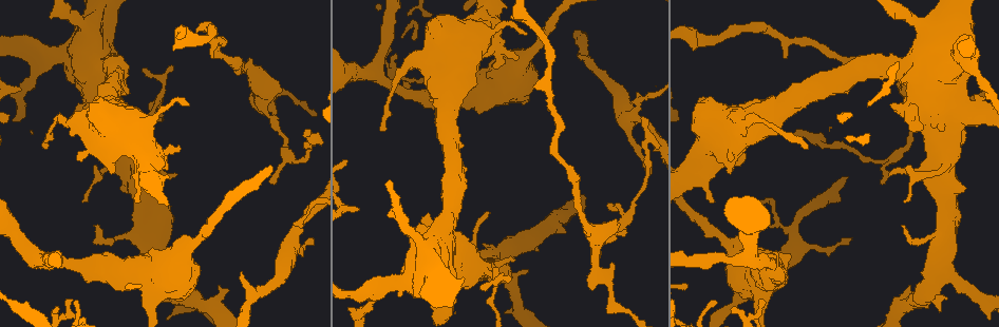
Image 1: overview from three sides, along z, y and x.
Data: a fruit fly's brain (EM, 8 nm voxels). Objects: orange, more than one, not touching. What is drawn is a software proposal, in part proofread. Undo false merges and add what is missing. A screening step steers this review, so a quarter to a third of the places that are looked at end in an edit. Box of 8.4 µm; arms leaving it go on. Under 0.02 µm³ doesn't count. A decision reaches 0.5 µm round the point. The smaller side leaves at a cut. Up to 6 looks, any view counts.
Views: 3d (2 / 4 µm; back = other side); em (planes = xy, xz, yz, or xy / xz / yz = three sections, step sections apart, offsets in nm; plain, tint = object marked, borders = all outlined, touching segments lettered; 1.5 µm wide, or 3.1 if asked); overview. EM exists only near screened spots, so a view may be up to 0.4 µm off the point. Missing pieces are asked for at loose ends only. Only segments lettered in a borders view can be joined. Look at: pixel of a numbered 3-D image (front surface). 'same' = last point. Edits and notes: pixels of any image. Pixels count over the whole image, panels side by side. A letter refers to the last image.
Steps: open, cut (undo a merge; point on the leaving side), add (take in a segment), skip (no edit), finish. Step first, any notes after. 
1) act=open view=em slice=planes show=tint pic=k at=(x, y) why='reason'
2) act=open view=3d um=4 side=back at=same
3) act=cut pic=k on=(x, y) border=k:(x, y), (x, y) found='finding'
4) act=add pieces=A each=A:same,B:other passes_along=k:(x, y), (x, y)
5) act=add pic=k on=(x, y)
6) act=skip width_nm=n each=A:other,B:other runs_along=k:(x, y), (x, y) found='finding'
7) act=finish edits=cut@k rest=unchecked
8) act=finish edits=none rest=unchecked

act=open view=em slice=planes show=tint pic=1 at=(621, 234) why='a narrow waist'

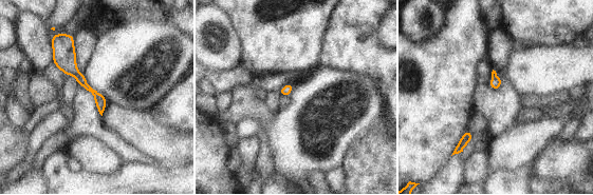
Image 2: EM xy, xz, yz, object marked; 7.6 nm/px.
act=open view=em slice=planes show=borders at=same

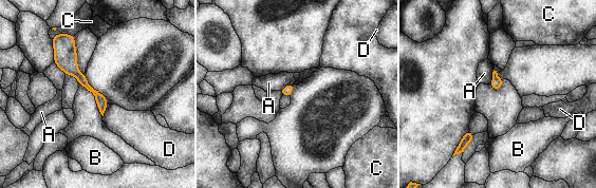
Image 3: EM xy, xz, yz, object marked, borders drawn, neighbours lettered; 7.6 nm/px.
act=skip width_nm=80 longest_contact=A:120nm each=A:other,B:other,C:other,D:other found='all the same neuron'

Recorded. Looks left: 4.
act=open view=em slice=planes show=tint pic=1 at=(638, 105) why='sudden change in width'

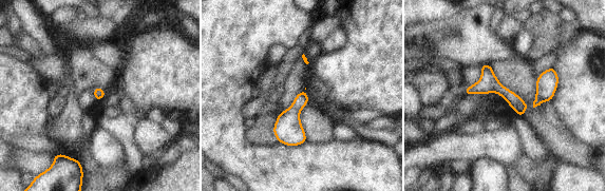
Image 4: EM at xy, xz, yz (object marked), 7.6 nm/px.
act=open view=em slice=planes show=borders at=same

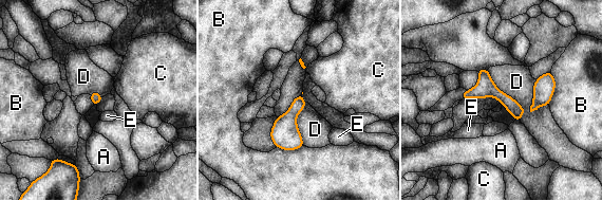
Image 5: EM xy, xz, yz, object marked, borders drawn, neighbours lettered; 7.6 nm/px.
act=skip width_nm=90 each=A:other,B:other,C:other,D:other,E:other border=5:(487, 69), (525, 109), (521, 121) found='continuous, no second neuron'

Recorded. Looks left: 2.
act=open view=em slice=planes show=borders pic=1 at=(890, 174) why='thin end'

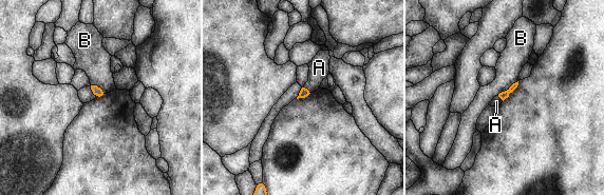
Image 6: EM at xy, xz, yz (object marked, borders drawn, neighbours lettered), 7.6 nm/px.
act=add pic=6 on=(319, 67) longest_contact=B:190nm each=A:same,B:other passes_along=6:(304, 92), (307, 90), (319, 67) found='the neuron continues'

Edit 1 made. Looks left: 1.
act=finish edits=add@6 rest=unchecked

